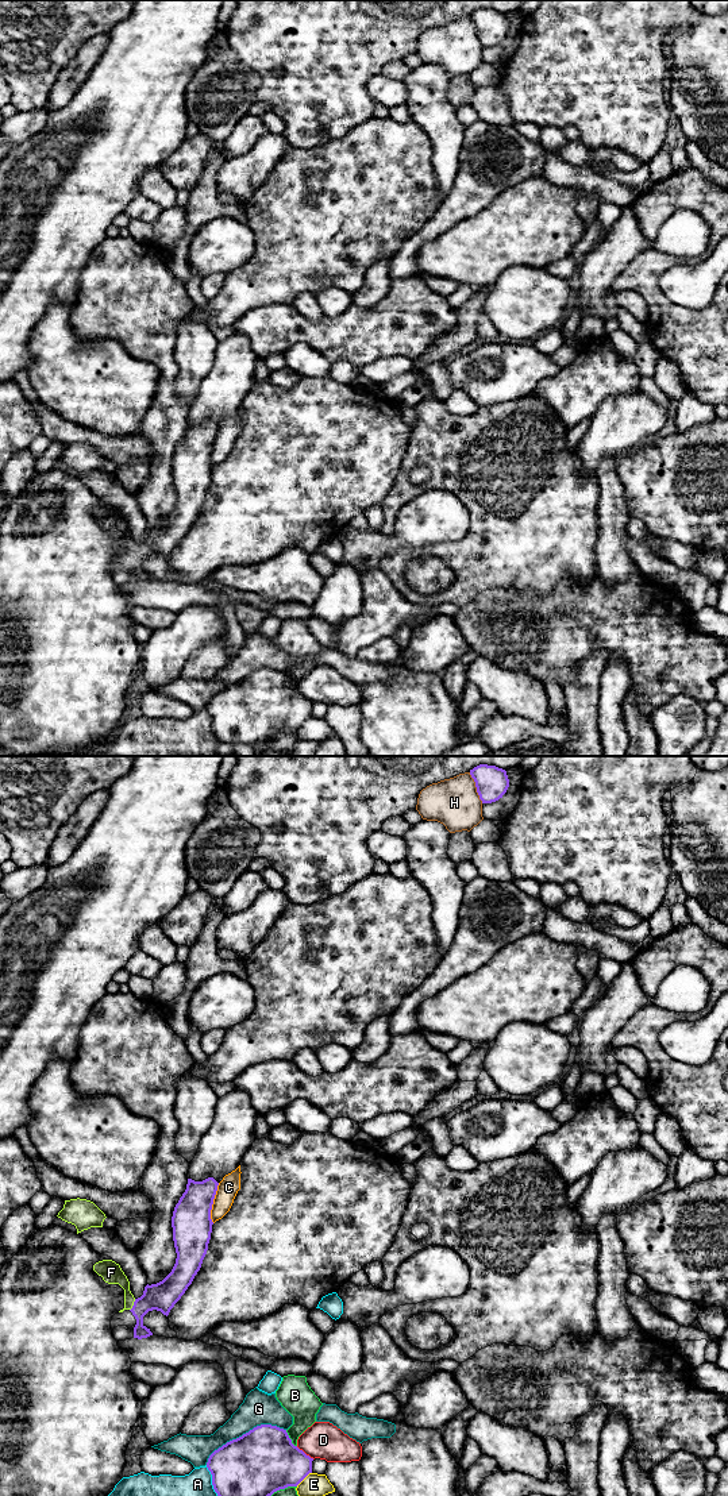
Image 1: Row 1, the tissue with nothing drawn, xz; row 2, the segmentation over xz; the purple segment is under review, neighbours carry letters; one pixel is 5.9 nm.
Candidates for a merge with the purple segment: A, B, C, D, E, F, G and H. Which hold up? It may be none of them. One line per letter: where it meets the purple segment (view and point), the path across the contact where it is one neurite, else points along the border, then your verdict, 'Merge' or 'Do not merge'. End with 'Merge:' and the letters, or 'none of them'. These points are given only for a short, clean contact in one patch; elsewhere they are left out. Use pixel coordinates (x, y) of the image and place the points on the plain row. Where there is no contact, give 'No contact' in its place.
A: Touches purple at xz (212, 725). Do not merge
B: Touches purple at xz (289, 682). Do not merge
C: Touches purple at xz (212, 447). Do not merge
D: Touches purple at xz (304, 697). Do not merge
E: Touches purple at xz (303, 723). Boundary: xz (311, 716), (296, 729). Do not merge
F: Touches purple at xz (134, 548). Path across: xz (162, 540), (134, 548), (126, 529), (111, 516). Merge
G: Touches purple at xz (243, 678). Do not merge
H: Touches purple at xz (476, 30). Do not merge
Merge: F

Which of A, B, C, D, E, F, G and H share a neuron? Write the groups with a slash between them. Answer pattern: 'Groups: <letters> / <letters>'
Groups: A / B / C / D / E / F / G / H

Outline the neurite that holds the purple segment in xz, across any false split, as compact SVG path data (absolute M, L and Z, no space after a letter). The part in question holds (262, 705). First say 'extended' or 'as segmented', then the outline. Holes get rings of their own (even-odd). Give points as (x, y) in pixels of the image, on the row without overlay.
as segmented; M261 668L215 694L207 706L212 729L220 743L249 744L259 748L280 733L297 730L309 717L312 705L292 687L286 674Z

